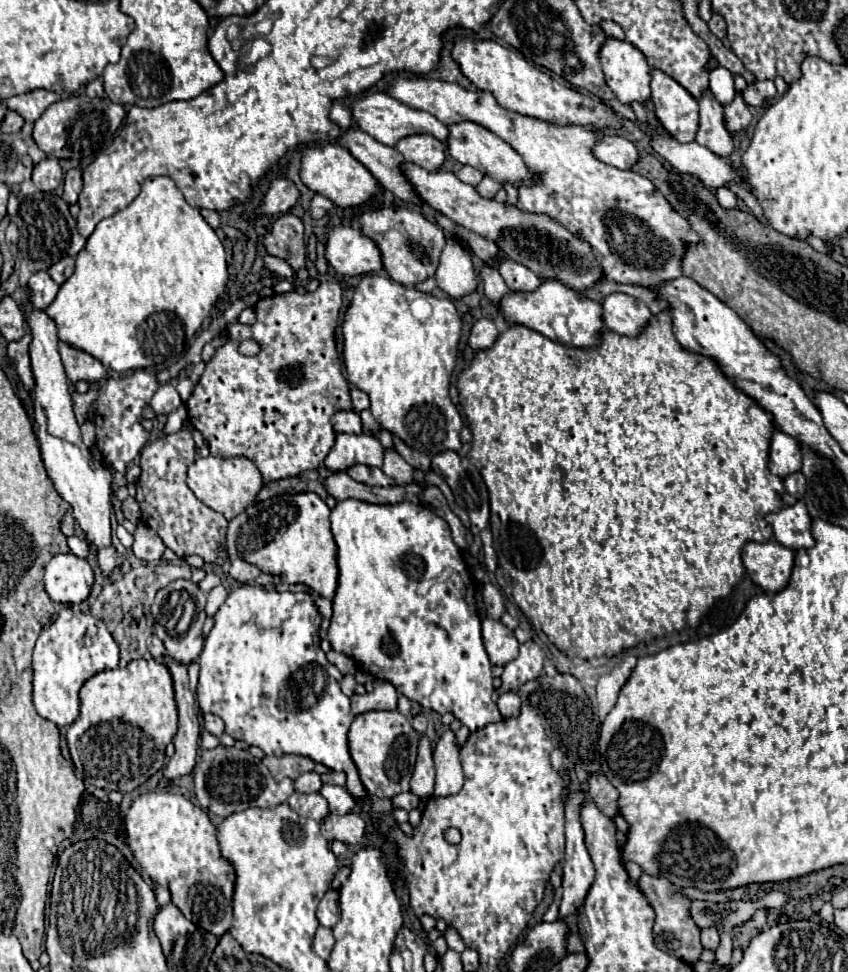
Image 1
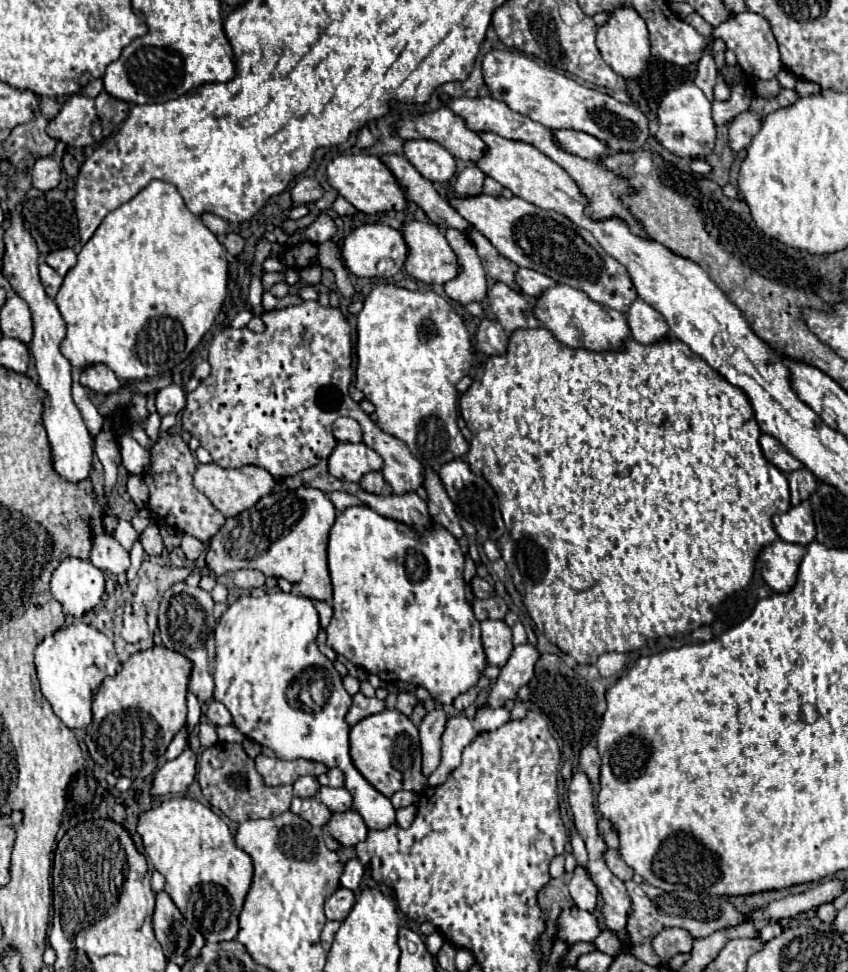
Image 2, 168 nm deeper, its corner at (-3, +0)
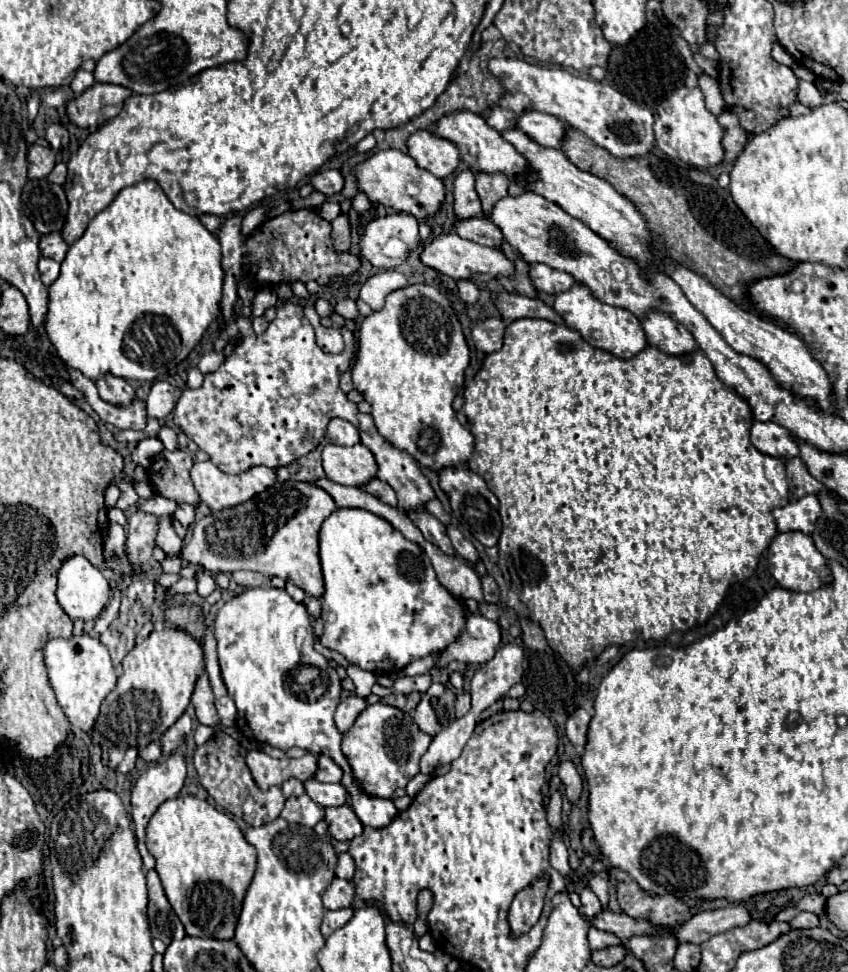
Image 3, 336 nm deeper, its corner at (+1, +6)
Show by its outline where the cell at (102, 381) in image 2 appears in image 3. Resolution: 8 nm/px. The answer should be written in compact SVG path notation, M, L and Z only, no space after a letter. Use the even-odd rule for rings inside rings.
M105 374L95 384L97 384L97 390L99 390L99 396L105 402L123 404L125 406L125 404L131 404L131 400L135 398L135 390L129 386L129 382L125 378L117 378L117 376Z

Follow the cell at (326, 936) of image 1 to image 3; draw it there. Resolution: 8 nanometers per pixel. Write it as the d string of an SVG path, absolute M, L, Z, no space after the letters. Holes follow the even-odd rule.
M343 908L343 910L327 910L325 912L325 918L323 918L323 924L321 924L321 934L325 938L329 938L337 928L345 926L353 916L353 908Z

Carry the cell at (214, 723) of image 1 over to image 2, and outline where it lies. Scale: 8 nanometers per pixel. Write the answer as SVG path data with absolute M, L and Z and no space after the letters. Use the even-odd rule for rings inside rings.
M213 700L209 706L207 706L207 718L209 718L209 722L213 722L215 726L225 726L225 724L231 724L231 714L229 714L229 710L221 704L221 702L217 702L217 700Z

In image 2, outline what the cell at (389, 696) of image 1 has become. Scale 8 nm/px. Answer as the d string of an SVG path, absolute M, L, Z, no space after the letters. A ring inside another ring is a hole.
M361 692L353 696L353 704L345 716L345 722L349 726L355 726L359 720L371 716L371 714L377 714L377 712L383 712L385 710L385 702L383 700L377 700L377 698L367 698L363 696Z

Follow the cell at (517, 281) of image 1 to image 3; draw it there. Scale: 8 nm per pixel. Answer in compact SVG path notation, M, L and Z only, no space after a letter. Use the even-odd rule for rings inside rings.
M531 264L529 266L529 278L531 278L531 284L535 286L535 290L545 292L545 294L565 292L575 282L567 272L553 270L547 264Z

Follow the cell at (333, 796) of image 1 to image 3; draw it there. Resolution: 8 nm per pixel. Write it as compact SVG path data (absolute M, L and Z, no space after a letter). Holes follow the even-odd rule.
M309 778L305 782L305 792L315 800L319 806L343 806L347 802L347 792L341 784L323 784L315 778Z

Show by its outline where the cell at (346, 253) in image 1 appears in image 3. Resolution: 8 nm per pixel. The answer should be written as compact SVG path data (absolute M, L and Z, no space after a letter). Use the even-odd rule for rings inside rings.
M391 214L369 222L359 238L359 256L377 268L395 268L405 258L387 258L383 246L389 238L399 238L407 244L407 250L419 246L419 222L411 214Z

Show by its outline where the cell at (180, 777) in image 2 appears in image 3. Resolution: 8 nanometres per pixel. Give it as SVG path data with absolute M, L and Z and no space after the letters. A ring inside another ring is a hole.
M173 752L169 758L165 758L163 762L155 762L151 764L141 776L139 780L135 782L133 790L131 790L131 814L133 814L133 822L135 822L135 832L137 832L137 838L139 838L139 852L141 852L141 858L143 858L143 866L147 870L153 870L155 868L155 858L147 852L145 848L145 826L149 822L149 818L153 816L153 812L159 808L161 802L169 800L169 798L175 798L181 788L183 788L183 782L185 782L185 776L187 776L187 766L185 766L185 758L177 752Z

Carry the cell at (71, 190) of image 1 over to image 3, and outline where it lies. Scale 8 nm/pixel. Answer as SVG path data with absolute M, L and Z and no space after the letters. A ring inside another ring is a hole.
M51 124L47 128L45 138L51 144L51 148L55 148L55 150L63 150L69 144L69 134L67 134L65 126L61 126L61 124Z

